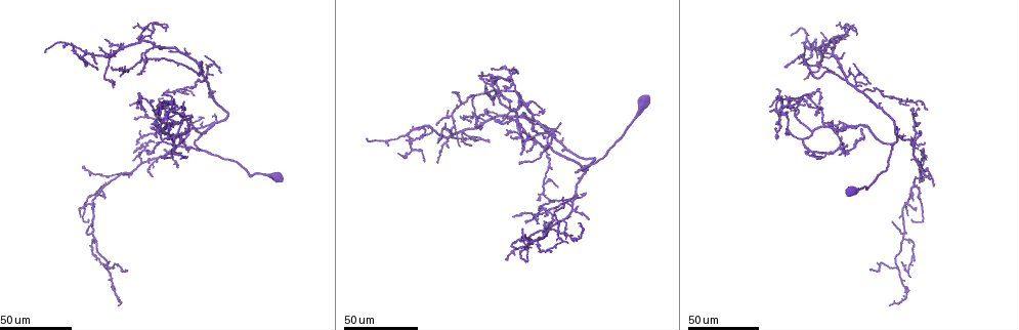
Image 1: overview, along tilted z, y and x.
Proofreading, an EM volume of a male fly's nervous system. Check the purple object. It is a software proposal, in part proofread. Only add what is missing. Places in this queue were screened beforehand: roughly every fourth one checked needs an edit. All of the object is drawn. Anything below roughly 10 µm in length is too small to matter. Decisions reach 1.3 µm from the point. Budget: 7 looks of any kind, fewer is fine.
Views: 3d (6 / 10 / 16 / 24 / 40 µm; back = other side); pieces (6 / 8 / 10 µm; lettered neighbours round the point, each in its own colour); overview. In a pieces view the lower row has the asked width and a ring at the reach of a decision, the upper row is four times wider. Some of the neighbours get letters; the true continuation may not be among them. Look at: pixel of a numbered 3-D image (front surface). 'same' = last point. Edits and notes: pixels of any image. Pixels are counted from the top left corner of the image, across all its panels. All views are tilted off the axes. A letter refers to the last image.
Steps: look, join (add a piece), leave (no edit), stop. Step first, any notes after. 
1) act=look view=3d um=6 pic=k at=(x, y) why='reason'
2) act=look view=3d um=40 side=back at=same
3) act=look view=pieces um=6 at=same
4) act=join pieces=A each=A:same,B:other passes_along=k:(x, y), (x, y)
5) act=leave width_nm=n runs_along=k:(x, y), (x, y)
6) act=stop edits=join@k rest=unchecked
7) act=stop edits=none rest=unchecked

act=look view=3d um=24 pic=1 at=(139, 74) why='end of a long branch'

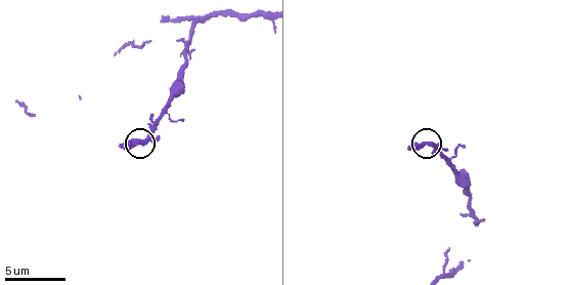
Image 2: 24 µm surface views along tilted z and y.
act=look view=pieces um=10 pic=2 at=(122, 147)

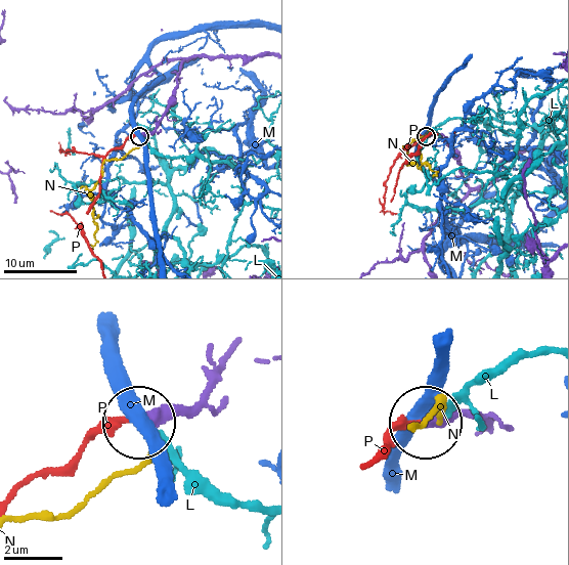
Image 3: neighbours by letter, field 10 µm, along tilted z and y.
act=join pieces=P each=L:other,M:other,N:other,P:same passes_along=3:(206, 387), (184, 408), (117, 422), (12, 501) found='the neuron continues'

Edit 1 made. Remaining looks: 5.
act=look view=3d um=24 pic=1 at=(520, 116)

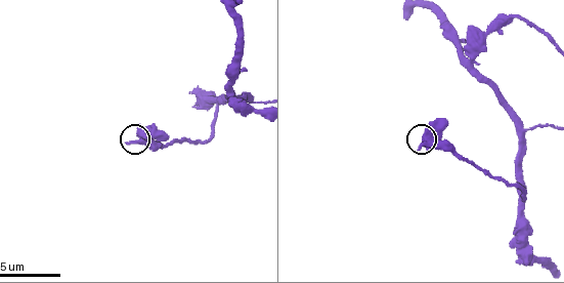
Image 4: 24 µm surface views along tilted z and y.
act=look view=3d um=10 pic=4 at=(128, 142) why='zoom in'

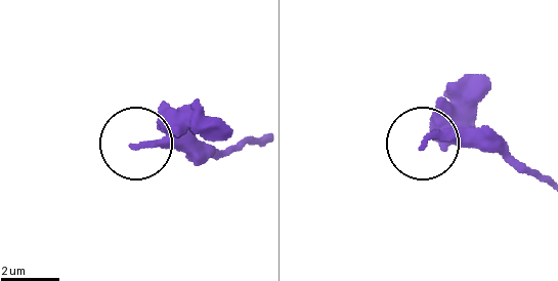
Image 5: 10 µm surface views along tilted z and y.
act=look view=pieces um=6 pic=5 at=(424, 145)

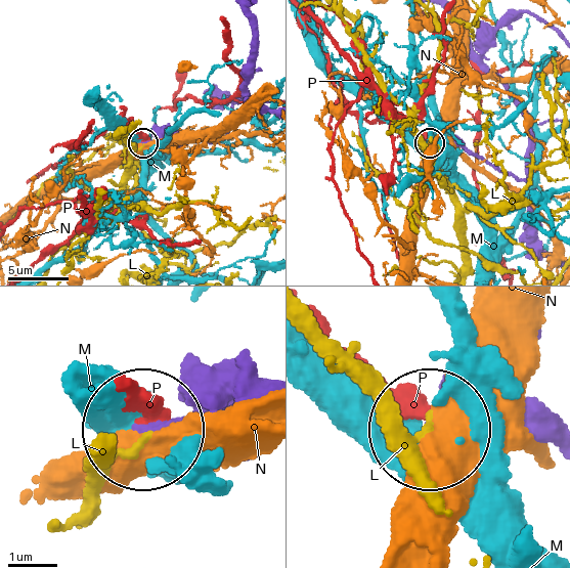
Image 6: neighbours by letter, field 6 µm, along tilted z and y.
act=leave each=L:other,M:other,N:other,P:other runs_along=6:(555, 446), (434, 423) found='no lettered piece goes on from it'

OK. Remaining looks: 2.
act=look view=3d um=24 pic=1 at=(200, 152) why='an open end'

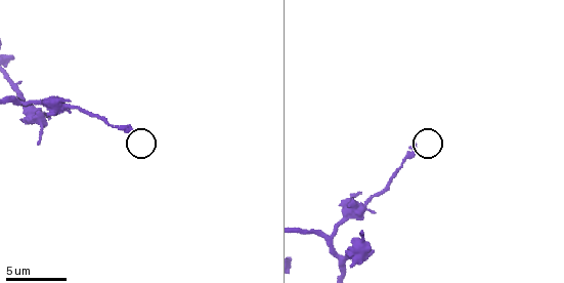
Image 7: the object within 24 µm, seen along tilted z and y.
act=look view=pieces um=6 pic=7 at=(134, 130)

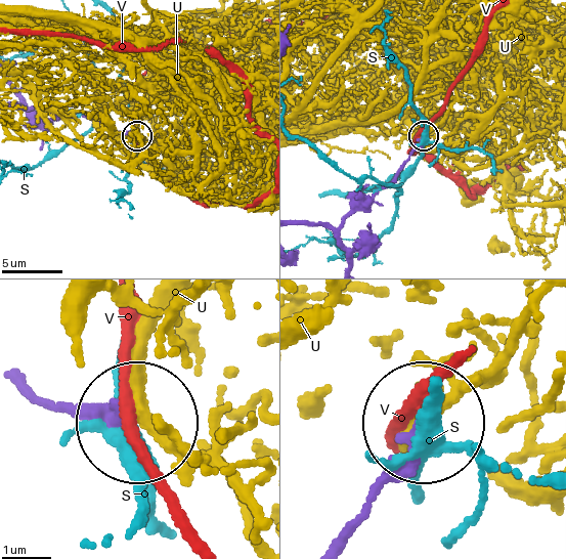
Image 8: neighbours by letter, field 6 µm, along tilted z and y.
act=leave each=S:other,U:other,V:other runs_along=8:(29, 385), (75, 414), (130, 416) found='none of them fits'

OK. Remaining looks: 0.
act=stop edits=join@3 rest=unchecked

